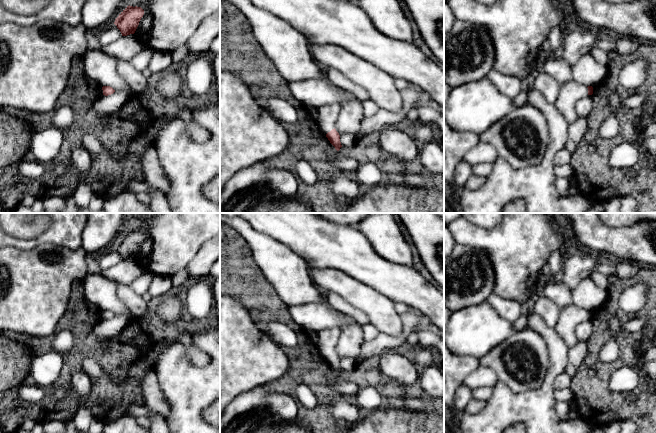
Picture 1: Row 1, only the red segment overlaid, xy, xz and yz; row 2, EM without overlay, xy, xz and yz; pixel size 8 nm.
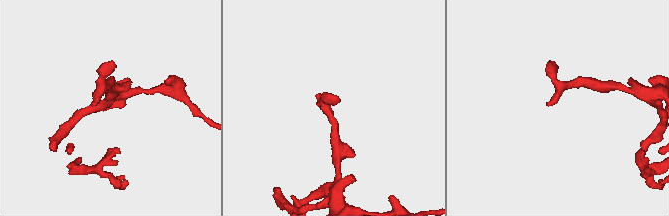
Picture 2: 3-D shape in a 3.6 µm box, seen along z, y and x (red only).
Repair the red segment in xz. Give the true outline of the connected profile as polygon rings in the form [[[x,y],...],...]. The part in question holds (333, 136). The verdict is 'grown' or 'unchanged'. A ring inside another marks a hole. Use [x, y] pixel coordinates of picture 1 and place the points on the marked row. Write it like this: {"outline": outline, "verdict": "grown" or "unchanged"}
{"outline": [[[333,103],[319,108],[316,119],[320,130],[326,135],[337,151],[342,147],[340,135],[335,129],[335,123],[341,111],[341,104]]], "verdict": "grown"}

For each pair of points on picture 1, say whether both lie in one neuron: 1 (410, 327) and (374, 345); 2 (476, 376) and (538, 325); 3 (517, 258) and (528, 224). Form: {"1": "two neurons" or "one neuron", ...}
{"1": "one neuron", "2": "two neurons", "3": "one neuron"}

